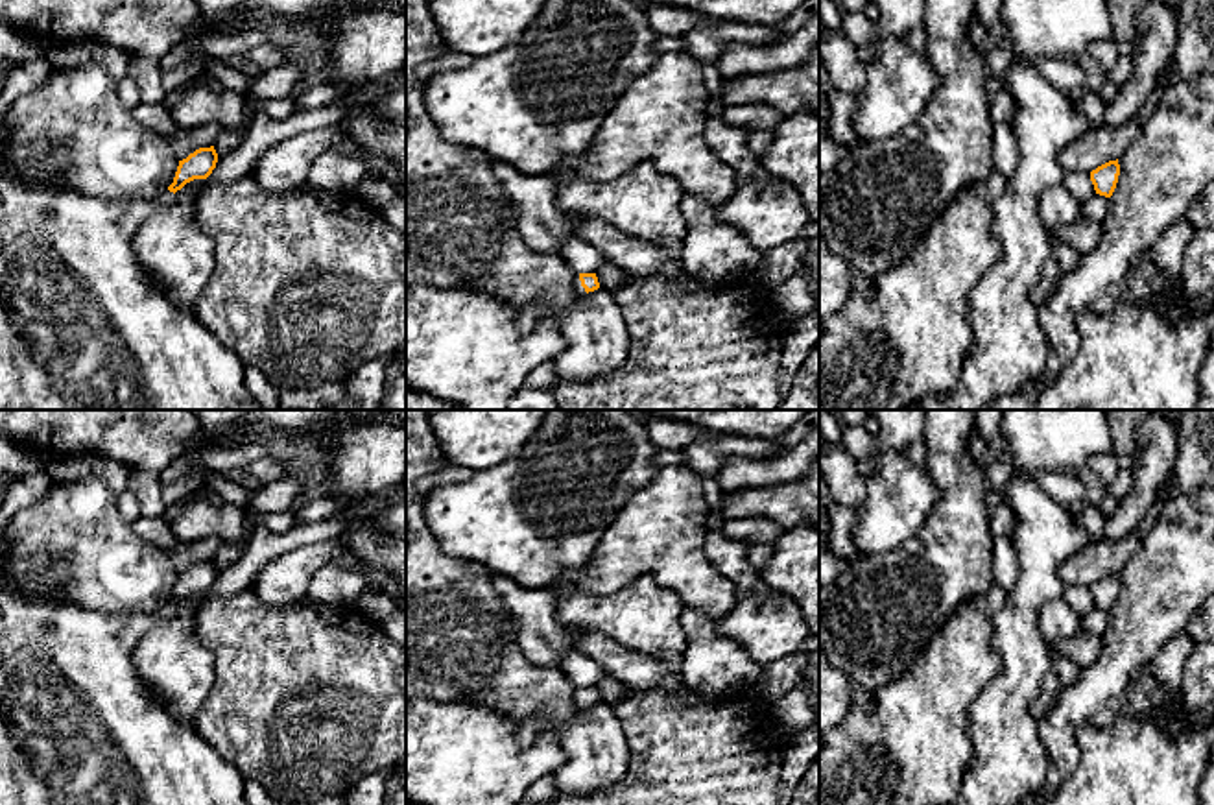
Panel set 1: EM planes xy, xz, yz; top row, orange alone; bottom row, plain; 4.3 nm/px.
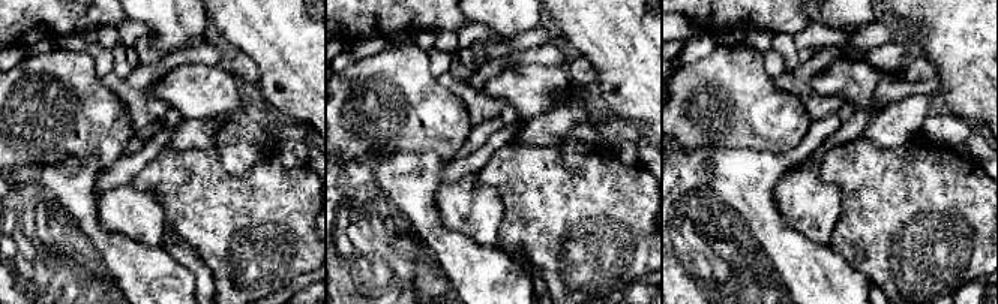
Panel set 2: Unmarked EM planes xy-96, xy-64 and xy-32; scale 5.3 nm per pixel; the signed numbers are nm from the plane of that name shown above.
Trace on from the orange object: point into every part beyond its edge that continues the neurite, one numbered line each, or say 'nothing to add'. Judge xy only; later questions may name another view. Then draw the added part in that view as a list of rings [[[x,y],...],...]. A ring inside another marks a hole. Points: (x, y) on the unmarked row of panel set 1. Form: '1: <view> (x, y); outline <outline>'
1: xy (78, 726); outline [[[0,583],[0,805],[249,805],[242,772],[175,718],[135,667],[142,635],[172,613],[170,604],[157,613],[107,613],[28,600]]]

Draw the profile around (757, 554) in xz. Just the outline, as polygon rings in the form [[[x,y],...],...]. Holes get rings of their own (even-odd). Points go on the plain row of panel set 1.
[[[751,545],[747,548],[747,561],[758,572],[766,561],[773,556],[773,545]]]

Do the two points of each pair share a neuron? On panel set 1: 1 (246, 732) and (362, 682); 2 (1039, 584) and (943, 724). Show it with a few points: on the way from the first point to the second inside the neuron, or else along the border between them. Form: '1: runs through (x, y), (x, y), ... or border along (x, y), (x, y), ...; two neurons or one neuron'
1: runs through (275, 702), (312, 672), (333, 682); one neuron
2: border along (999, 610), (991, 621), (999, 676), (982, 695); two neurons

